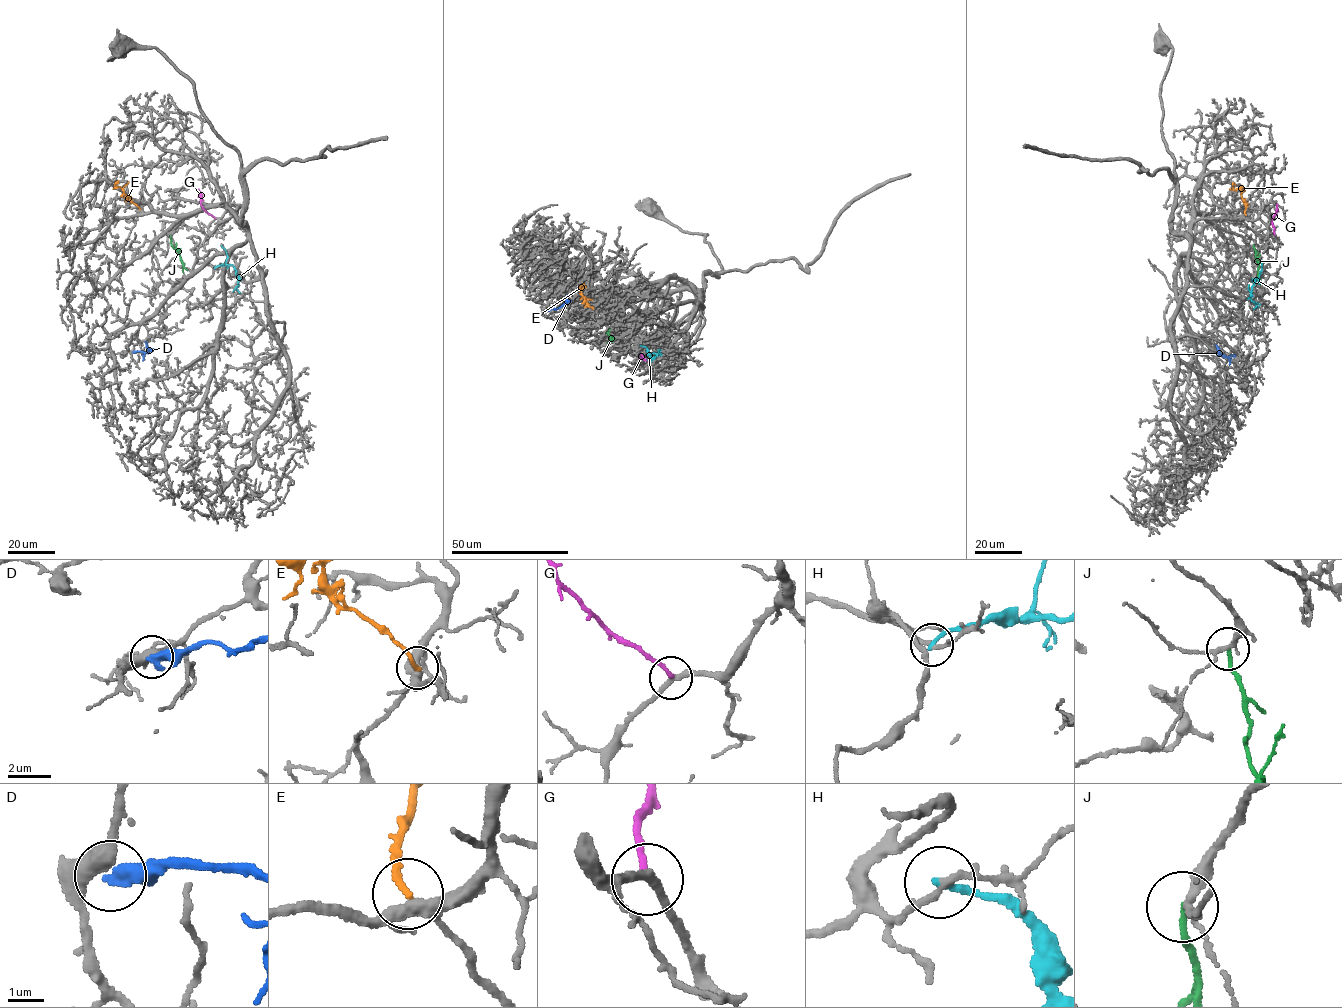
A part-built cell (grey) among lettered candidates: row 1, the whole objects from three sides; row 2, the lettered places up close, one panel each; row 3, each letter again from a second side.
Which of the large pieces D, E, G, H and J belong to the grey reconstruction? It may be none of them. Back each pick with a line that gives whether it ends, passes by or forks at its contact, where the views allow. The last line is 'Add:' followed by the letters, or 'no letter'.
Add: no letter

